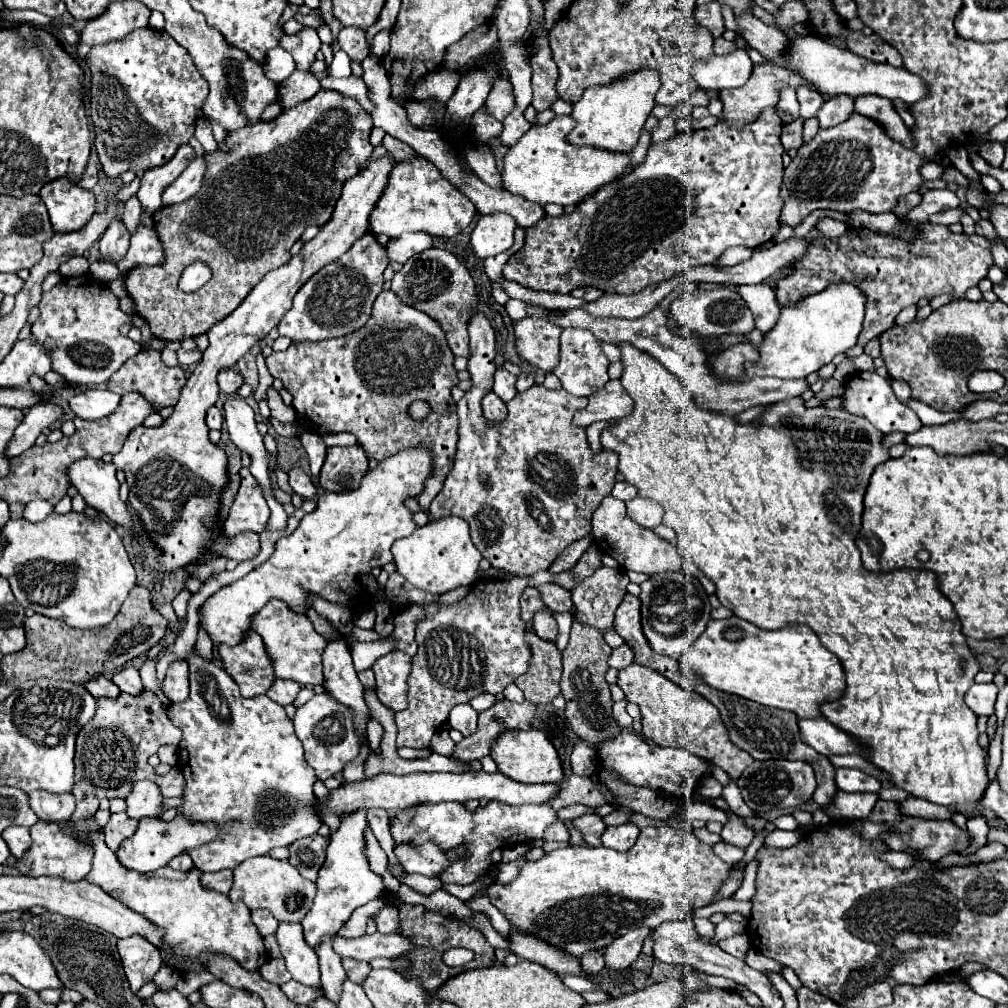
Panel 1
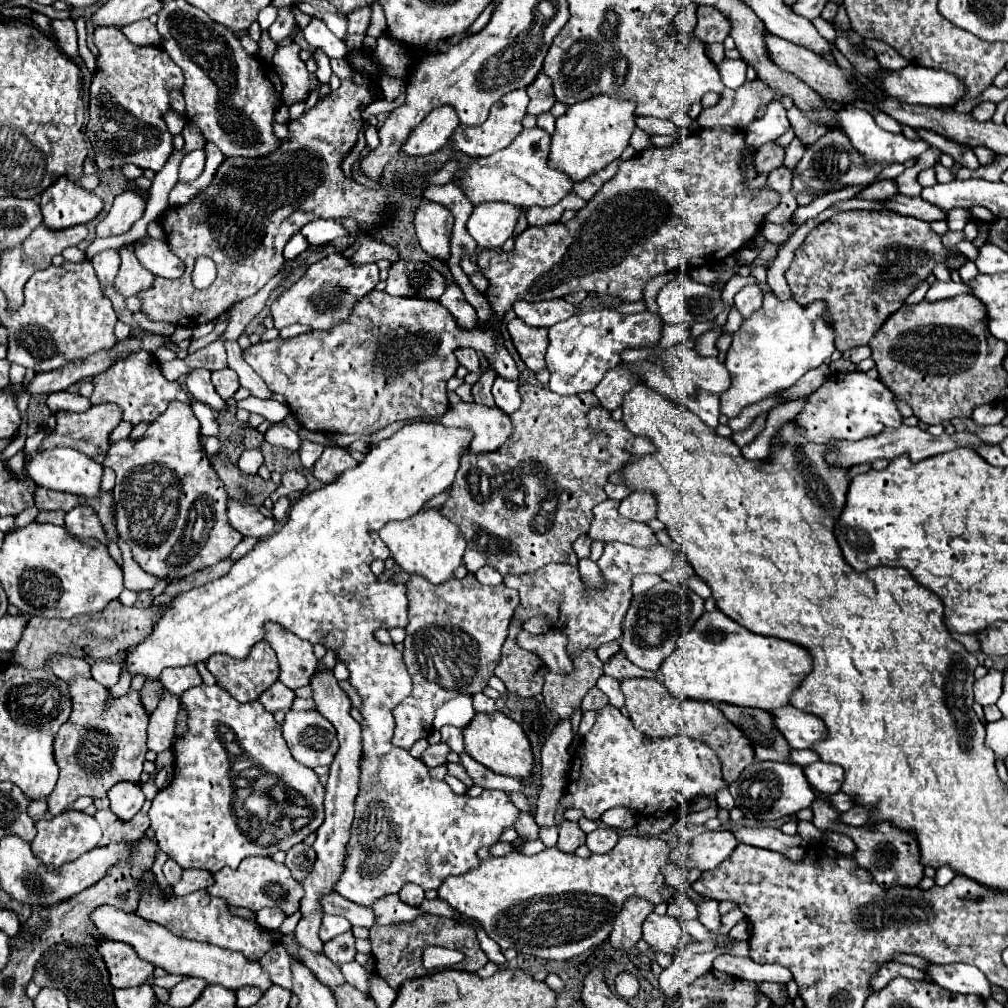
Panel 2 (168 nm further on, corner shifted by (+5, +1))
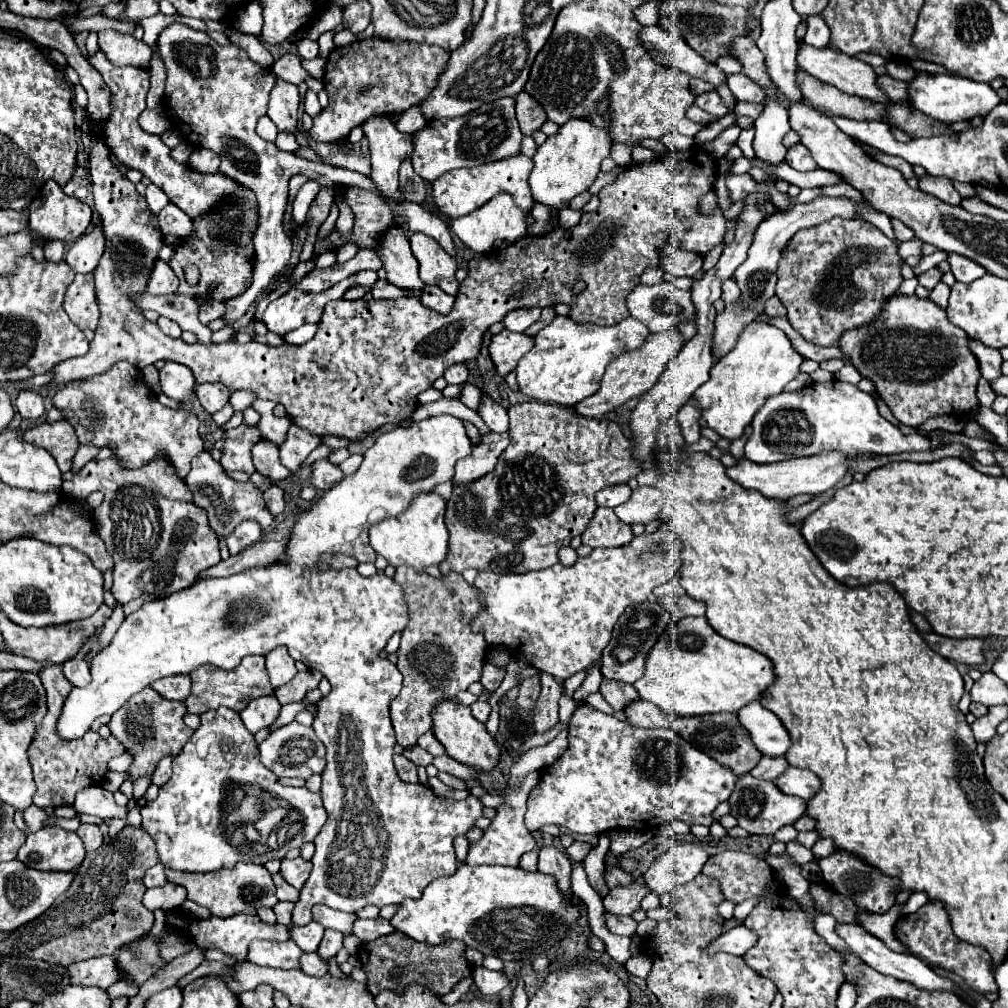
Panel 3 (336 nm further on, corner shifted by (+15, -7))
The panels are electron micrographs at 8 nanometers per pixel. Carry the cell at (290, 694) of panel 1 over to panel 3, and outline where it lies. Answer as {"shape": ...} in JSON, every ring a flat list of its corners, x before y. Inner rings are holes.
{"shape":[[273,694,263,696,263,698,257,698,257,700,249,702,249,706,241,712,241,720,243,720,245,728,251,734,255,734,261,728,271,726,275,722,279,710,281,710,281,704,277,702,277,698]]}

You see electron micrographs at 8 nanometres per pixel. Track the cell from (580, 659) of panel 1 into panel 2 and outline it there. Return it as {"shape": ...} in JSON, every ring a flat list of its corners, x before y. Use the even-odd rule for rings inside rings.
{"shape":[[581,650,573,658,571,674,545,674,543,696,549,710,557,712,561,718,573,716,581,710,583,696,595,686,597,678,603,674,603,662,595,650]]}

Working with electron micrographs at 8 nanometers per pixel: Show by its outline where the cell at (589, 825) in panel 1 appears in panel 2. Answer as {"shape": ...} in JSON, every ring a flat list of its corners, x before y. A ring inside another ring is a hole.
{"shape":[[563,820,559,824,559,842,557,842,557,848,563,850,563,852,575,852,577,846,585,844,585,832,579,828,577,822,571,822,571,820]]}

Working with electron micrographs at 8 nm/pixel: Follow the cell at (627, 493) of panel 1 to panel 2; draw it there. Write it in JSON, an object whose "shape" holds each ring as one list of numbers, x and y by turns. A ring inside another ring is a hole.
{"shape":[[611,482,605,486,605,492,613,500,623,500,623,498,627,498,631,494,631,490,627,490,627,486,623,486,623,484,611,484]]}

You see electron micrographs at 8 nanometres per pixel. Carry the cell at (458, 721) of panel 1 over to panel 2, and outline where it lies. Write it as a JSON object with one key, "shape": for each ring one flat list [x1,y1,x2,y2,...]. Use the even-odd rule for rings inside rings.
{"shape":[[443,726,443,728,441,728,441,736,443,736,443,740,453,748,453,752,457,752,457,754,465,752,463,730,459,730,459,728,455,728,455,726]]}

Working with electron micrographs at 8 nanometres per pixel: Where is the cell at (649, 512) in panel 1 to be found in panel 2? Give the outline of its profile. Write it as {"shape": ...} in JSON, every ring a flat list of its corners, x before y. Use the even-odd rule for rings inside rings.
{"shape":[[633,492,619,504,619,514,635,522,649,522,655,518,655,498,649,492]]}

